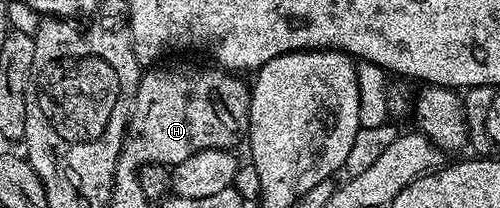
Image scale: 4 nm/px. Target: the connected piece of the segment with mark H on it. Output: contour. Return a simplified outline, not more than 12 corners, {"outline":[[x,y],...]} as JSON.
{"outline":[[221,67],[139,76],[118,164],[233,150],[251,86]]}

